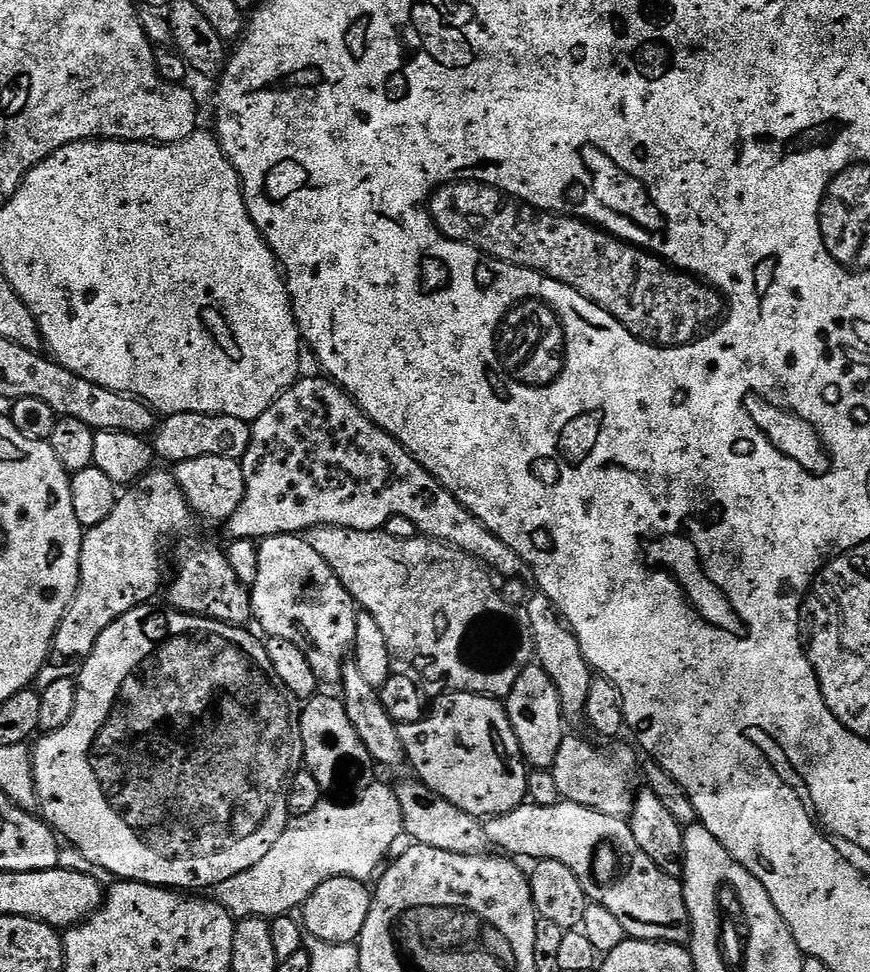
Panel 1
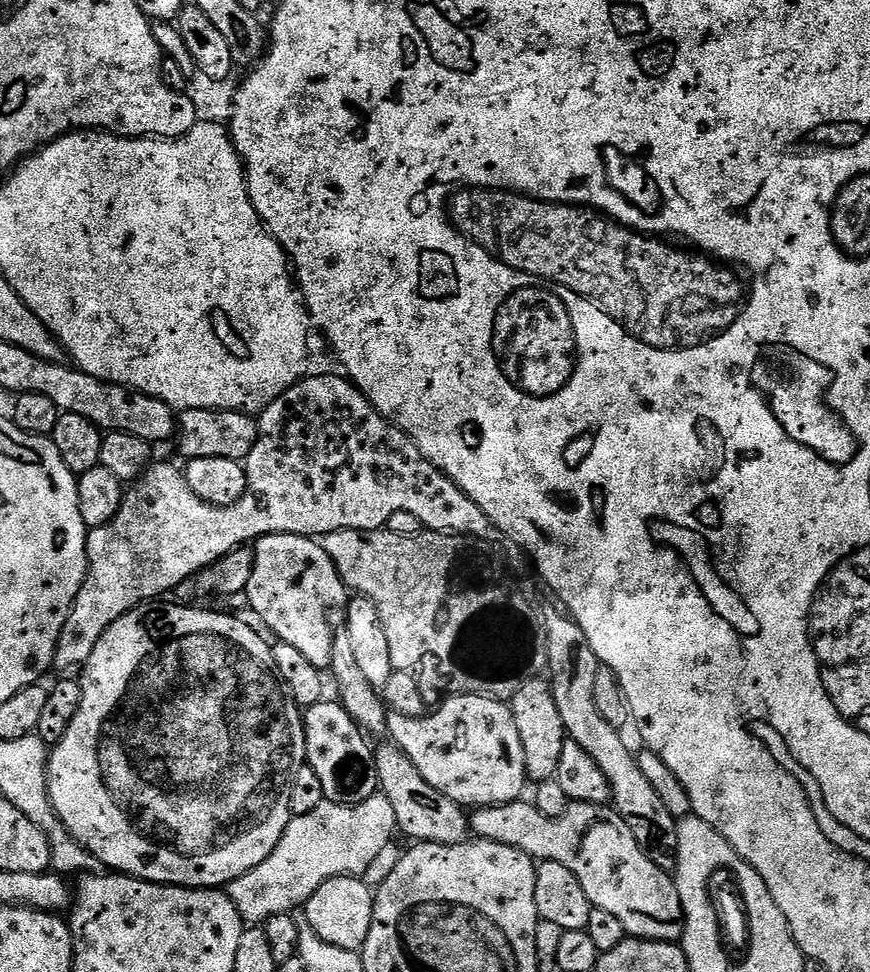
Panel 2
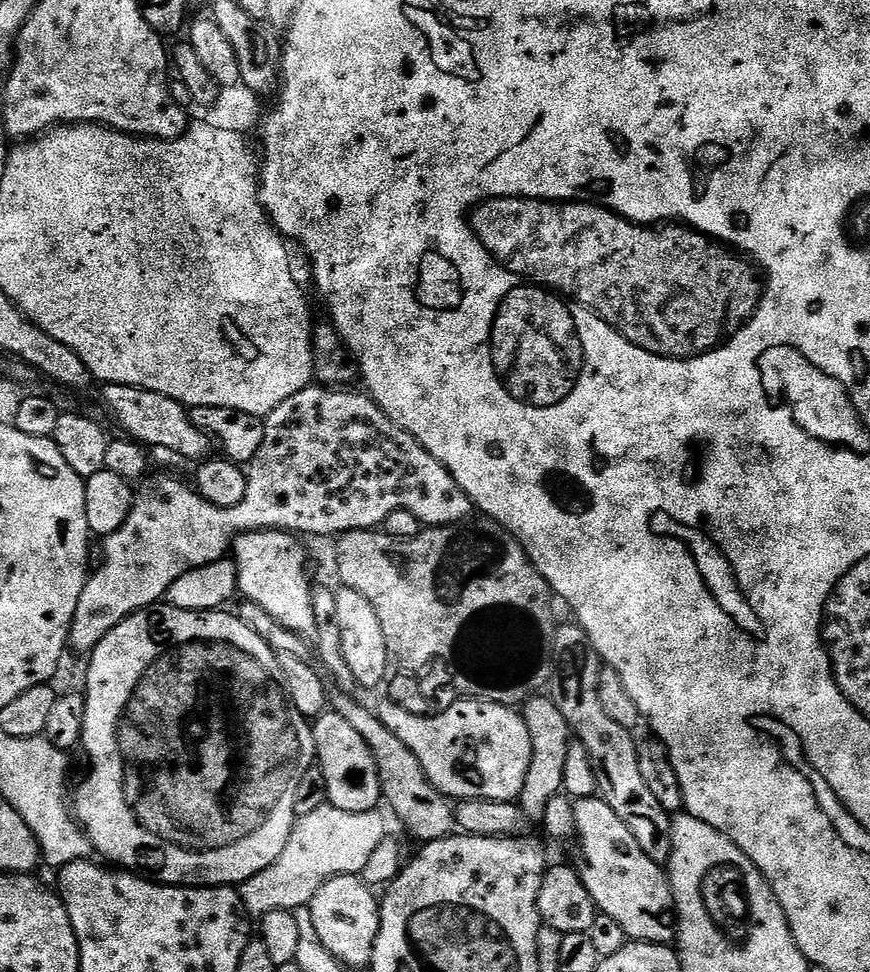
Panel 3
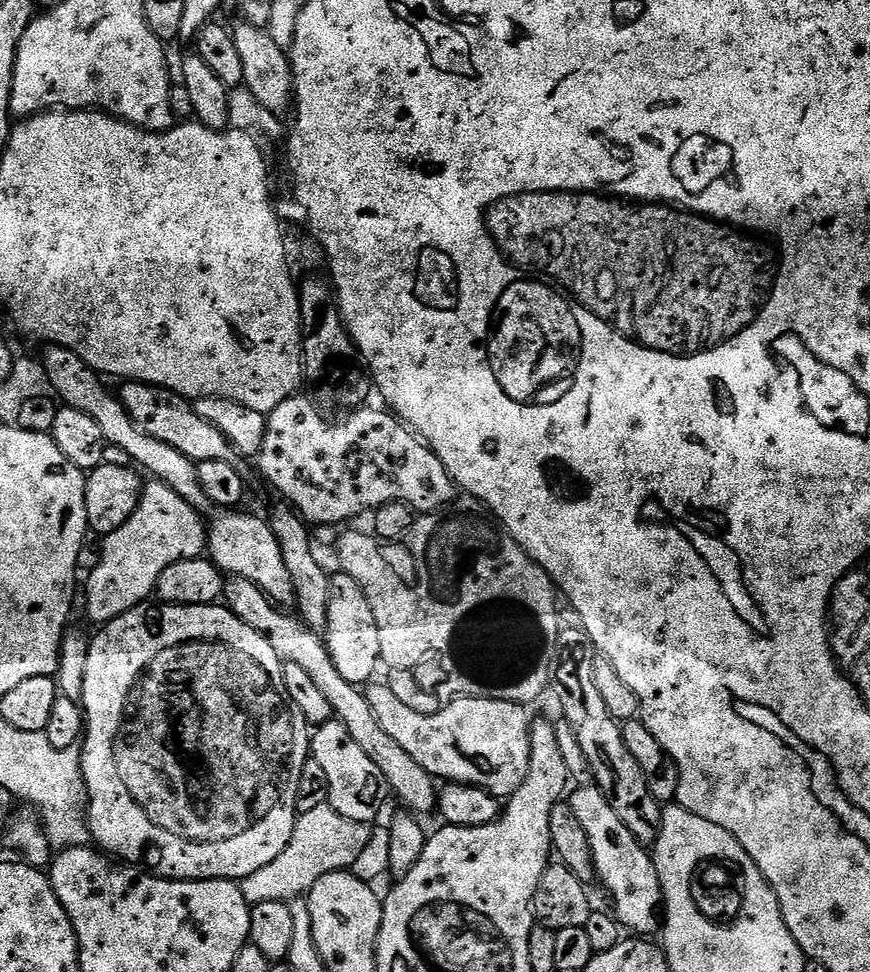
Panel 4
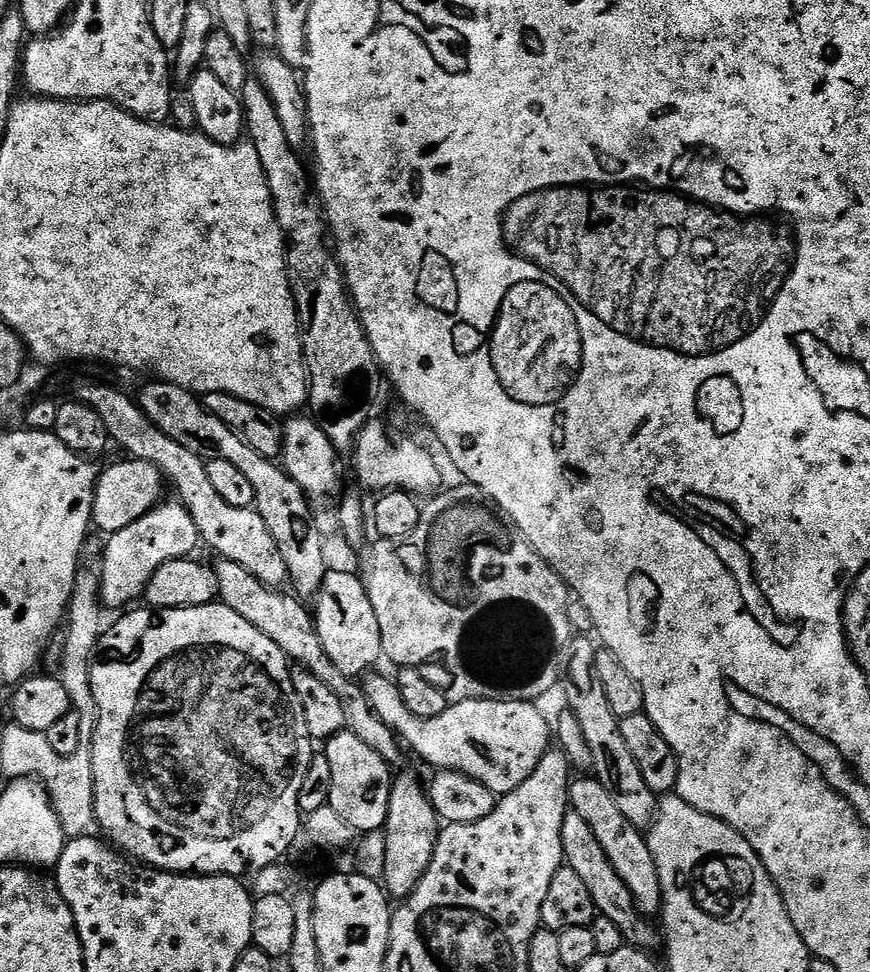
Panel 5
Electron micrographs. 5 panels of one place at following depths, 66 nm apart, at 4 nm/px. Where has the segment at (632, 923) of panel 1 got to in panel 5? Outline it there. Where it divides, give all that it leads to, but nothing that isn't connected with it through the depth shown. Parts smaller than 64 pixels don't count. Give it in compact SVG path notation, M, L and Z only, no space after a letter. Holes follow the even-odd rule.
M576 778L571 781L568 789L568 798L571 811L582 814L584 821L594 830L594 838L598 838L598 846L606 850L606 858L610 866L622 878L632 897L636 899L636 909L645 918L652 918L652 915L659 913L662 908L662 890L660 889L660 879L658 870L654 866L654 858L650 854L650 846L645 833L639 828L630 826L626 822L622 810L618 810L618 805L614 798L610 798L610 793L606 791L606 786L602 786L595 778Z

